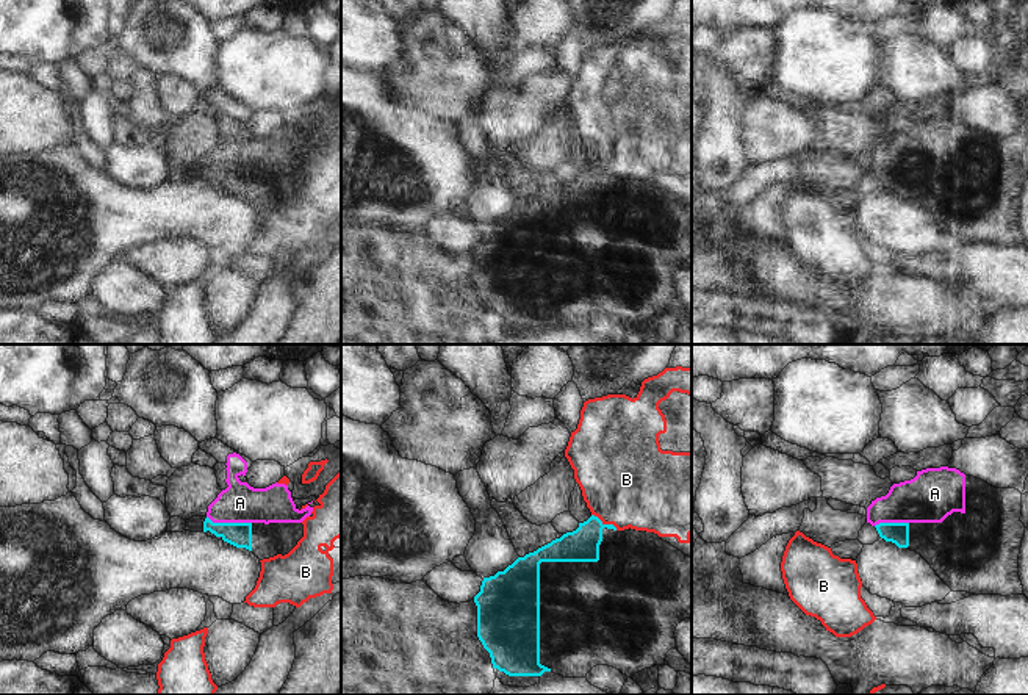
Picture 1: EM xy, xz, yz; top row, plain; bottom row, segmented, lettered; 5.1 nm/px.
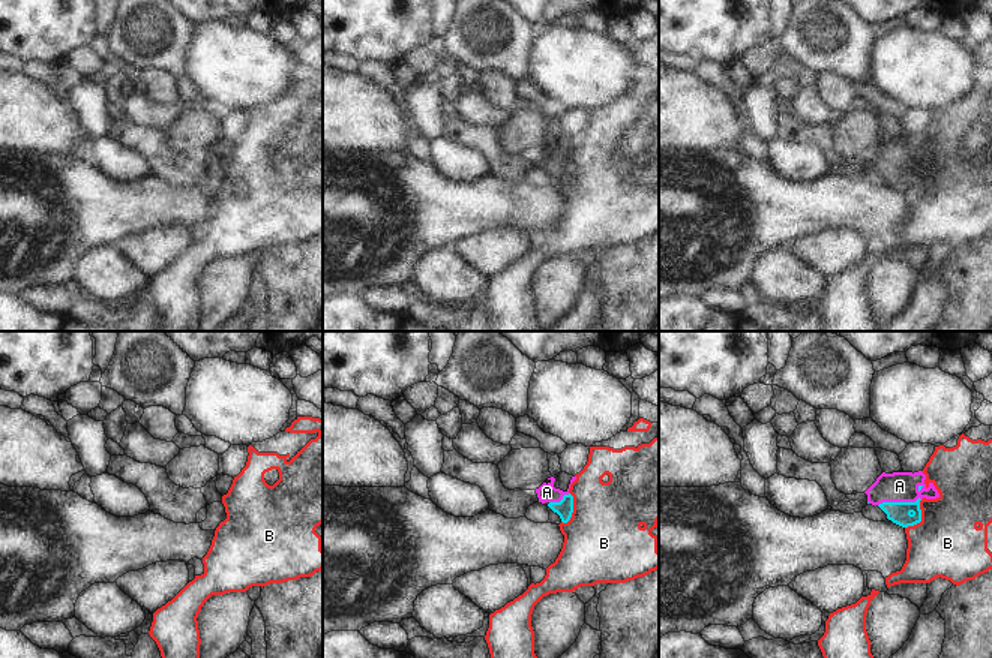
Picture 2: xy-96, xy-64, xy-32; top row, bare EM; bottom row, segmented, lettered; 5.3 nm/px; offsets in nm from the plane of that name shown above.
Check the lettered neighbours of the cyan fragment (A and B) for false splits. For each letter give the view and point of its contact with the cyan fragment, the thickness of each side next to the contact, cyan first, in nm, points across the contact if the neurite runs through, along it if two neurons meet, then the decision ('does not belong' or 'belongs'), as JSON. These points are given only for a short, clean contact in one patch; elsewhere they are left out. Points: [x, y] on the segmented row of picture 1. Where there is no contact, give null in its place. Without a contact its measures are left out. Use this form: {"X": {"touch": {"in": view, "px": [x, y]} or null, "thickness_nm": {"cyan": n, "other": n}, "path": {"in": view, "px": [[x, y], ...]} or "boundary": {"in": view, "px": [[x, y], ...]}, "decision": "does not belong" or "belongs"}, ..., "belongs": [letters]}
{"A": {"touch": {"in": "xy", "px": [229, 523]}, "thickness_nm": {"cyan": 130, "other": 200}, "boundary": {"in": "xy", "px": [[207, 515], [213, 522], [251, 523]]}, "decision": "does not belong"}, "B": {"touch": {"in": "xz", "px": [604, 525]}, "thickness_nm": {"cyan": 180, "other": 460}, "boundary": {"in": "xz", "px": [[592, 514], [617, 529]]}, "decision": "does not belong"}, "belongs": []}

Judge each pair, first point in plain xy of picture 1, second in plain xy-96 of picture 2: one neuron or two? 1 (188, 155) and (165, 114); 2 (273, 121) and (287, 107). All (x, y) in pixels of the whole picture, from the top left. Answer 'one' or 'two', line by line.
1: two
2: two

